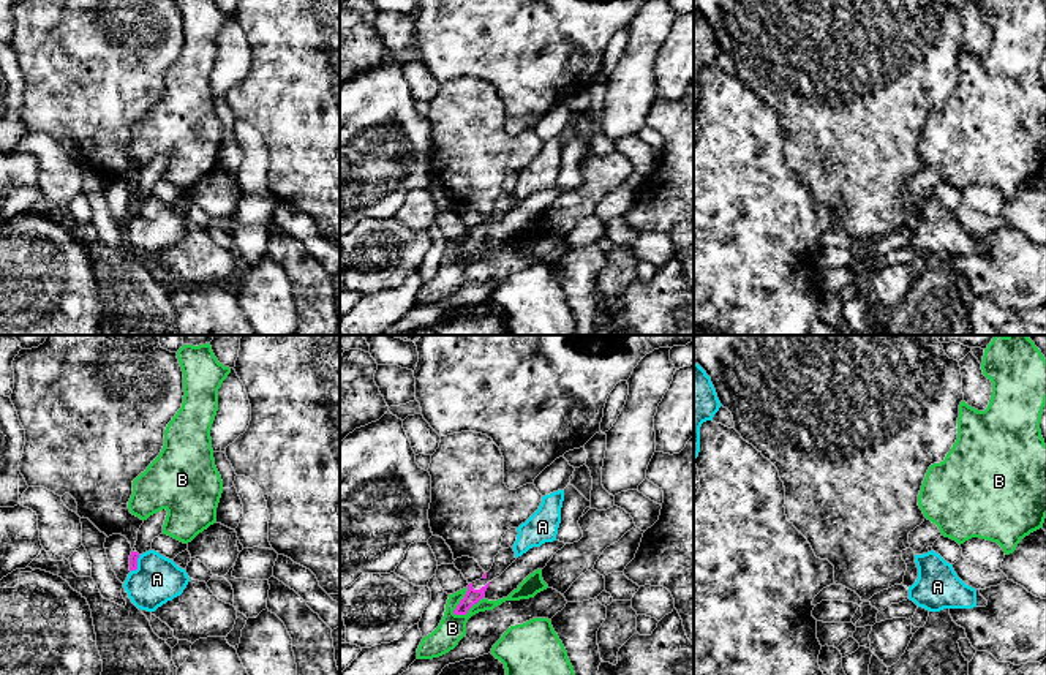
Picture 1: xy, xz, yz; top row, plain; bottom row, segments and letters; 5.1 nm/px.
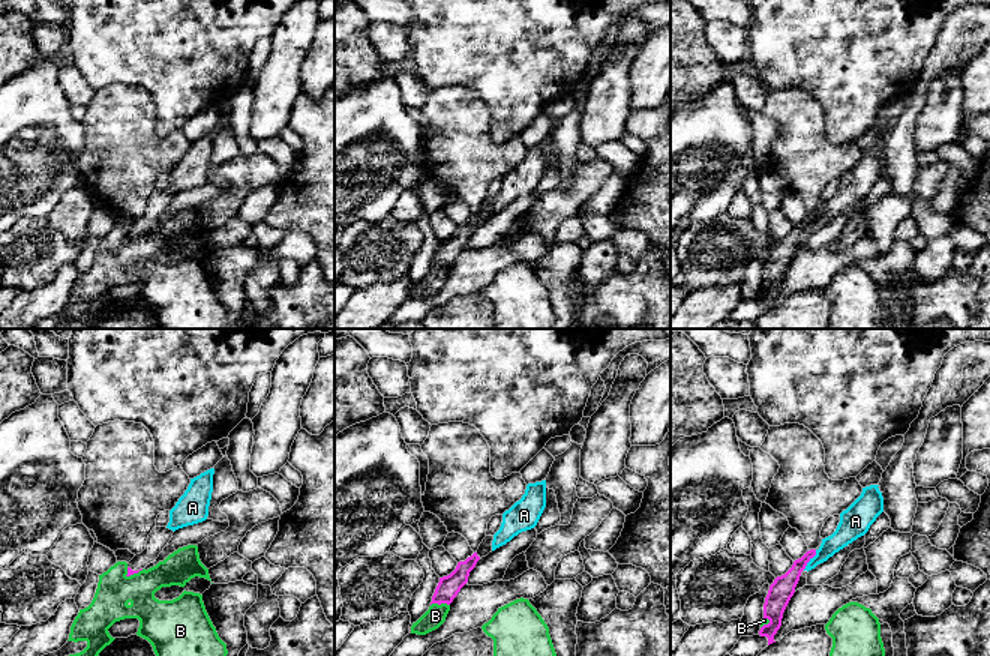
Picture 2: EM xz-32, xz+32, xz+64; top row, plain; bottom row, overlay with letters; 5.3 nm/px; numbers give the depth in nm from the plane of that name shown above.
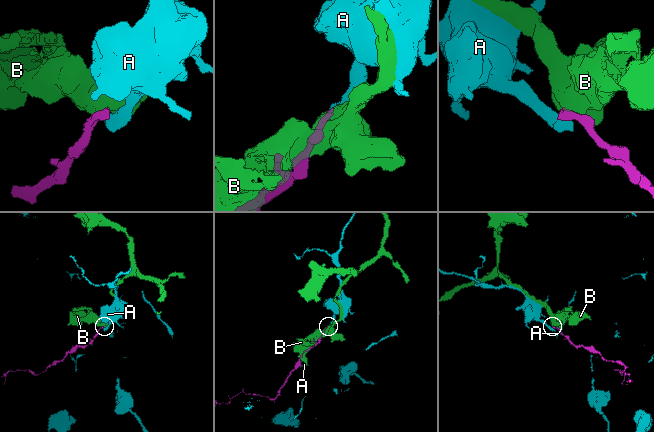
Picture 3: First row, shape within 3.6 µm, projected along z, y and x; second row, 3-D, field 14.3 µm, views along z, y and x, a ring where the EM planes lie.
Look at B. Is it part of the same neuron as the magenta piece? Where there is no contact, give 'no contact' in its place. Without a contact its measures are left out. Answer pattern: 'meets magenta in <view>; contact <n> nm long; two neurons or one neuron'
meets magenta in xz; contact 180 nm long; two neurons

